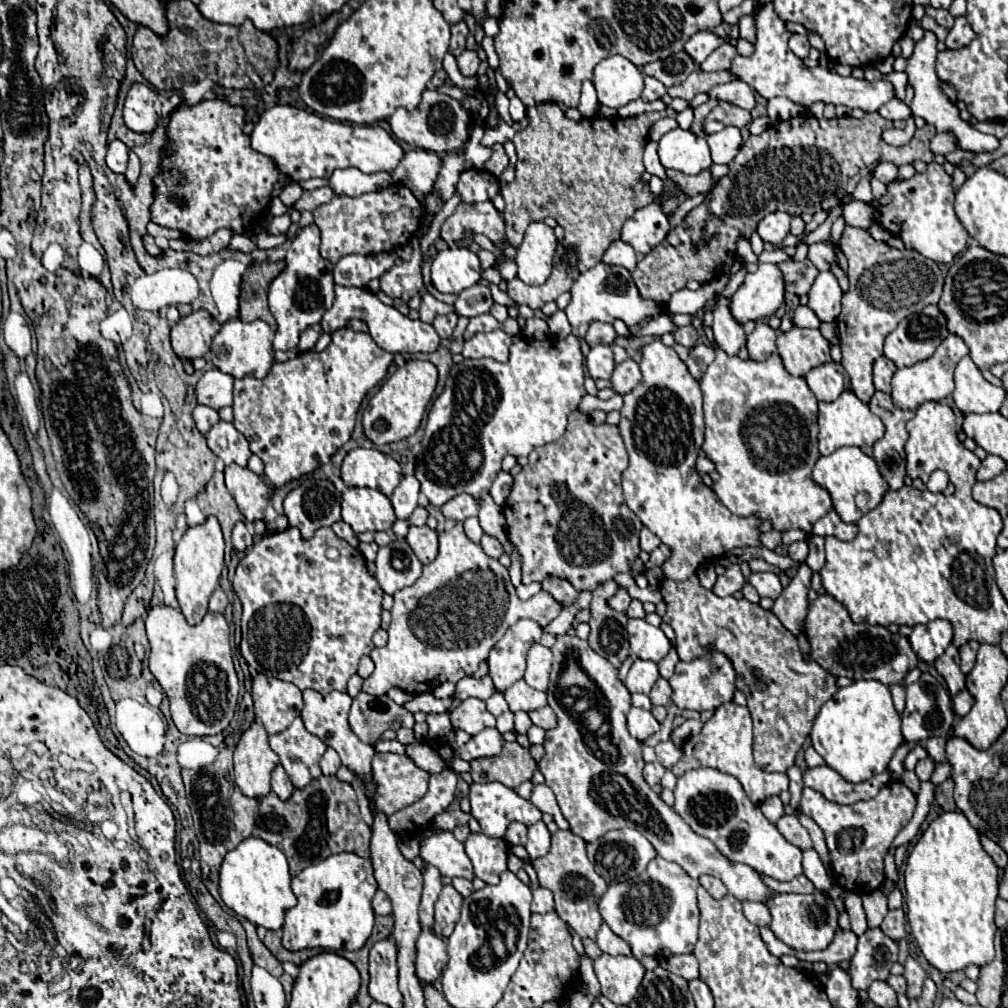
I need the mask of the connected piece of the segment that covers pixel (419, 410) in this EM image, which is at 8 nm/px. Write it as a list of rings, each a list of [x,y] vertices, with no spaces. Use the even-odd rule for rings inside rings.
[[[411,360],[379,388],[379,392],[369,400],[363,412],[363,430],[373,444],[391,444],[407,436],[413,436],[425,416],[425,410],[433,398],[437,386],[437,368],[431,362]]]

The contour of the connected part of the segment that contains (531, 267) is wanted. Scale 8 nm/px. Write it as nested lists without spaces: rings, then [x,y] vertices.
[[[545,222],[529,224],[515,256],[515,262],[519,266],[517,278],[521,278],[529,286],[545,284],[551,274],[555,248],[557,238],[551,226],[547,226]]]

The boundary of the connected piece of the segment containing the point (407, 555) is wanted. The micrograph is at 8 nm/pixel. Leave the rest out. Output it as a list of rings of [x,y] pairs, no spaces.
[[[393,540],[389,546],[379,548],[375,578],[385,594],[395,594],[413,586],[423,572],[423,564],[407,546],[405,540]]]

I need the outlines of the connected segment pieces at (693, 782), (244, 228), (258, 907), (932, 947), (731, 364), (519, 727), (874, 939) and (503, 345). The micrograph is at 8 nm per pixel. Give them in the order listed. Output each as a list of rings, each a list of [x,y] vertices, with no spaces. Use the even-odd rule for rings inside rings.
[[[695,768],[677,780],[673,794],[673,810],[691,826],[693,832],[709,838],[729,860],[743,862],[775,880],[793,880],[803,872],[801,850],[779,834],[777,826],[763,816],[761,808],[747,798],[735,776],[711,768]]]
[[[203,100],[191,108],[179,108],[171,114],[167,126],[171,156],[163,160],[163,174],[155,178],[157,196],[151,206],[153,222],[165,228],[177,228],[191,240],[201,240],[211,236],[219,228],[231,228],[235,234],[247,234],[251,226],[261,226],[271,200],[273,184],[283,178],[275,168],[273,160],[255,152],[249,146],[249,136],[243,134],[243,116],[241,106],[231,106],[223,100]],[[181,200],[185,206],[177,204]]]
[[[247,838],[235,850],[231,850],[221,864],[219,876],[219,894],[227,908],[231,908],[237,916],[247,918],[255,926],[279,930],[287,910],[297,902],[291,890],[291,876],[285,854],[261,838]]]
[[[945,812],[937,816],[923,832],[915,848],[907,858],[905,888],[907,888],[907,918],[911,924],[913,938],[921,948],[923,956],[939,972],[949,974],[965,970],[969,964],[985,966],[995,958],[993,936],[995,936],[995,900],[997,900],[999,868],[993,858],[983,850],[979,832],[967,822],[961,812]]]
[[[715,348],[715,360],[707,366],[699,384],[705,412],[705,442],[701,450],[719,472],[713,492],[735,516],[747,518],[757,514],[761,522],[769,520],[779,532],[803,530],[811,534],[813,524],[831,510],[831,498],[827,490],[811,480],[811,470],[821,454],[817,448],[817,398],[809,390],[805,378],[791,376],[779,354],[771,354],[771,358],[757,362],[727,356],[723,350]]]
[[[517,712],[515,714],[515,732],[517,734],[527,734],[527,730],[531,728],[531,720],[529,720],[529,716],[527,716],[527,712]]]
[[[869,928],[863,936],[859,936],[857,952],[849,966],[853,988],[867,990],[873,980],[885,980],[895,960],[897,942],[887,938],[881,928]]]
[[[501,328],[487,332],[487,334],[475,334],[471,340],[465,342],[463,346],[463,356],[465,358],[493,358],[497,362],[507,362],[509,360],[509,346],[511,346],[511,336],[507,336]]]

